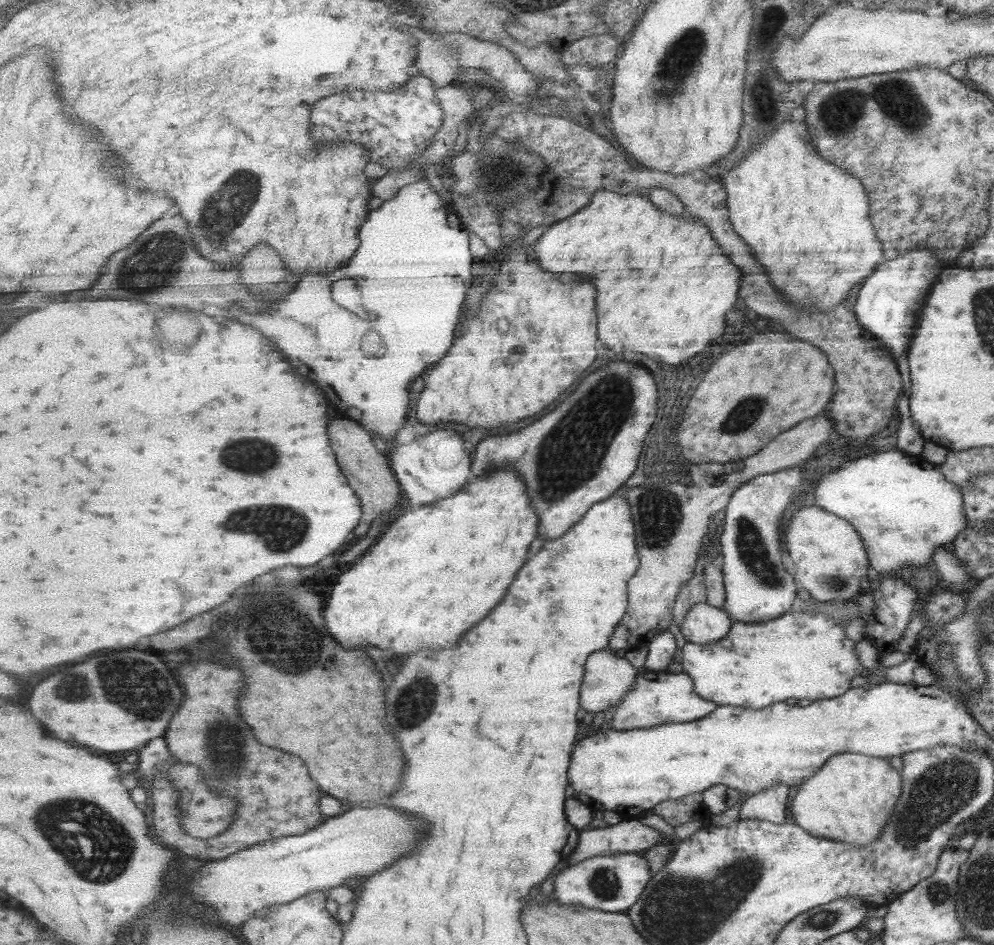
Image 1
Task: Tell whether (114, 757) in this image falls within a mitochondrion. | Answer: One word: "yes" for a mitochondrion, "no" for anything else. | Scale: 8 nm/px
no

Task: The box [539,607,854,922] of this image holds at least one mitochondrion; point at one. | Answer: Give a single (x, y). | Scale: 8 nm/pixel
(604, 884)

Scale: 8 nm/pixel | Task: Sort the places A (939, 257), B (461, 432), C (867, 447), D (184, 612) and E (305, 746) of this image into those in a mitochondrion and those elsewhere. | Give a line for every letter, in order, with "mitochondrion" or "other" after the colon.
A: other
B: other
C: other
D: other
E: other

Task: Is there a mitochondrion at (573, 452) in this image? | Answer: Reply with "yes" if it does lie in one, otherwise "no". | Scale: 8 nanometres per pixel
yes

